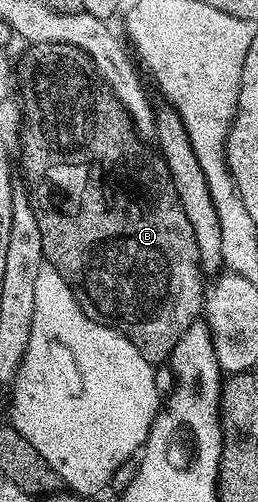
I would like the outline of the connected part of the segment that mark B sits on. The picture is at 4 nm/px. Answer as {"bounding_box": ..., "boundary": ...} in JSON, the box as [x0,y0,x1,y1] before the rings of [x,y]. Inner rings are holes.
{"bounding_box":[16,43,204,367],"boundary":[[[40,43],[30,45],[27,53],[16,61],[16,81],[22,84],[22,177],[24,188],[30,194],[30,205],[34,208],[36,224],[40,227],[40,243],[45,264],[54,269],[68,283],[72,295],[80,303],[84,315],[88,319],[100,321],[111,329],[123,333],[127,339],[155,367],[169,362],[170,352],[182,338],[184,331],[195,324],[204,313],[204,266],[200,259],[200,251],[196,247],[196,235],[192,231],[192,223],[188,223],[188,215],[184,215],[184,207],[176,195],[174,180],[171,179],[163,161],[157,152],[149,153],[130,122],[128,111],[116,99],[114,94],[94,69],[93,63],[84,51],[64,43]]]}

